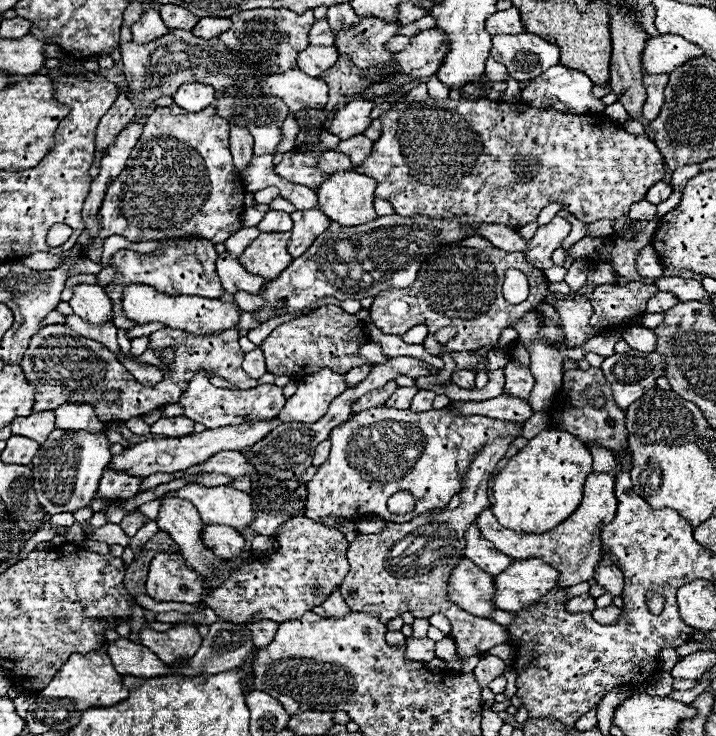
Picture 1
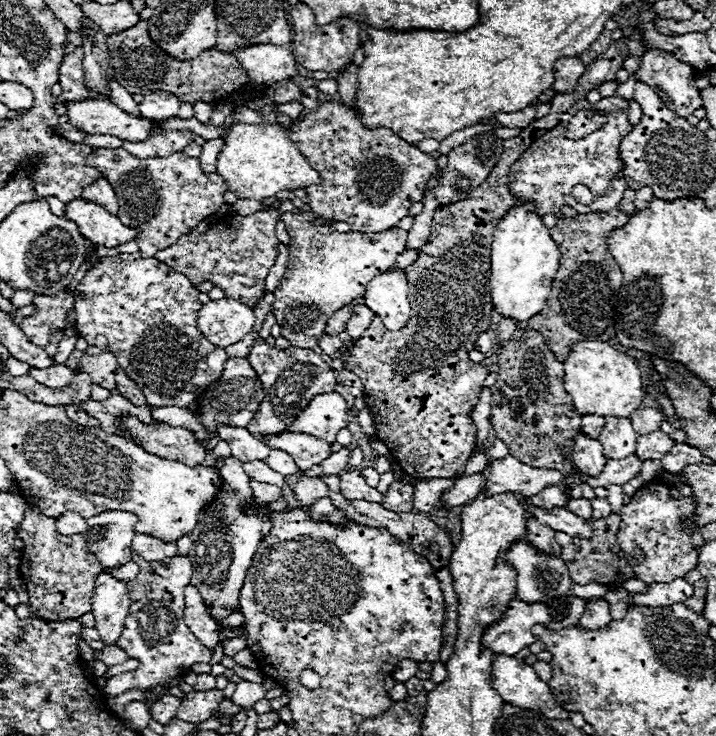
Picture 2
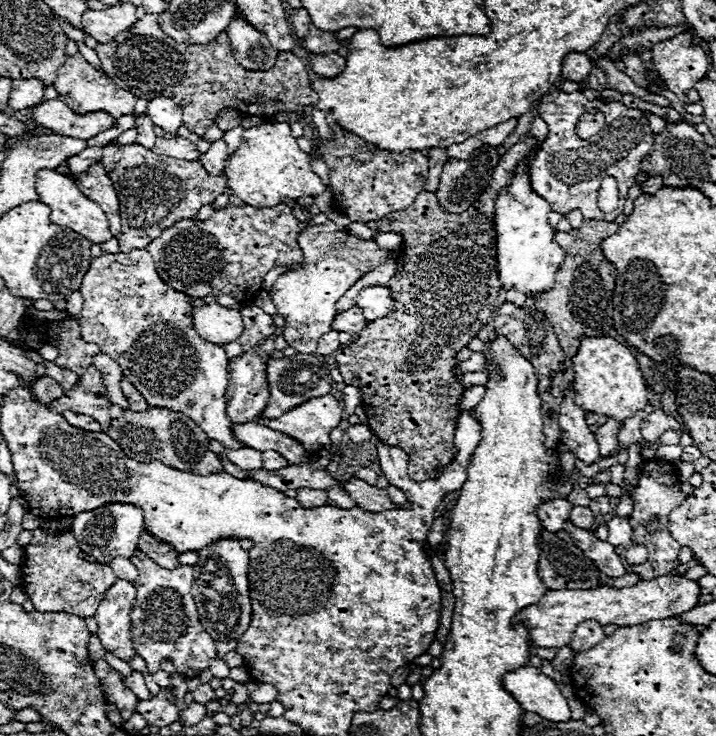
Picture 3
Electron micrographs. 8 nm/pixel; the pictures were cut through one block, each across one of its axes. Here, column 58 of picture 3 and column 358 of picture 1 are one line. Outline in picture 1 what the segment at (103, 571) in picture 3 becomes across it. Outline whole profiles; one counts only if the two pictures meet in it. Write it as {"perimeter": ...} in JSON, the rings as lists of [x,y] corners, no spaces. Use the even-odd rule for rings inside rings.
{"perimeter":[[[496,438],[486,444],[472,464],[468,474],[464,474],[460,498],[462,504],[456,510],[430,510],[404,524],[388,524],[380,534],[358,534],[348,548],[350,572],[340,584],[340,594],[350,606],[350,610],[364,610],[376,614],[380,622],[388,624],[404,612],[412,612],[416,618],[430,618],[432,614],[444,614],[452,622],[452,632],[448,634],[460,656],[480,656],[492,646],[504,644],[508,640],[504,626],[472,616],[460,610],[446,598],[448,576],[456,562],[464,556],[464,532],[476,520],[476,516],[490,506],[488,502],[488,482],[492,478],[494,466],[504,458],[508,450],[508,438]]]}

